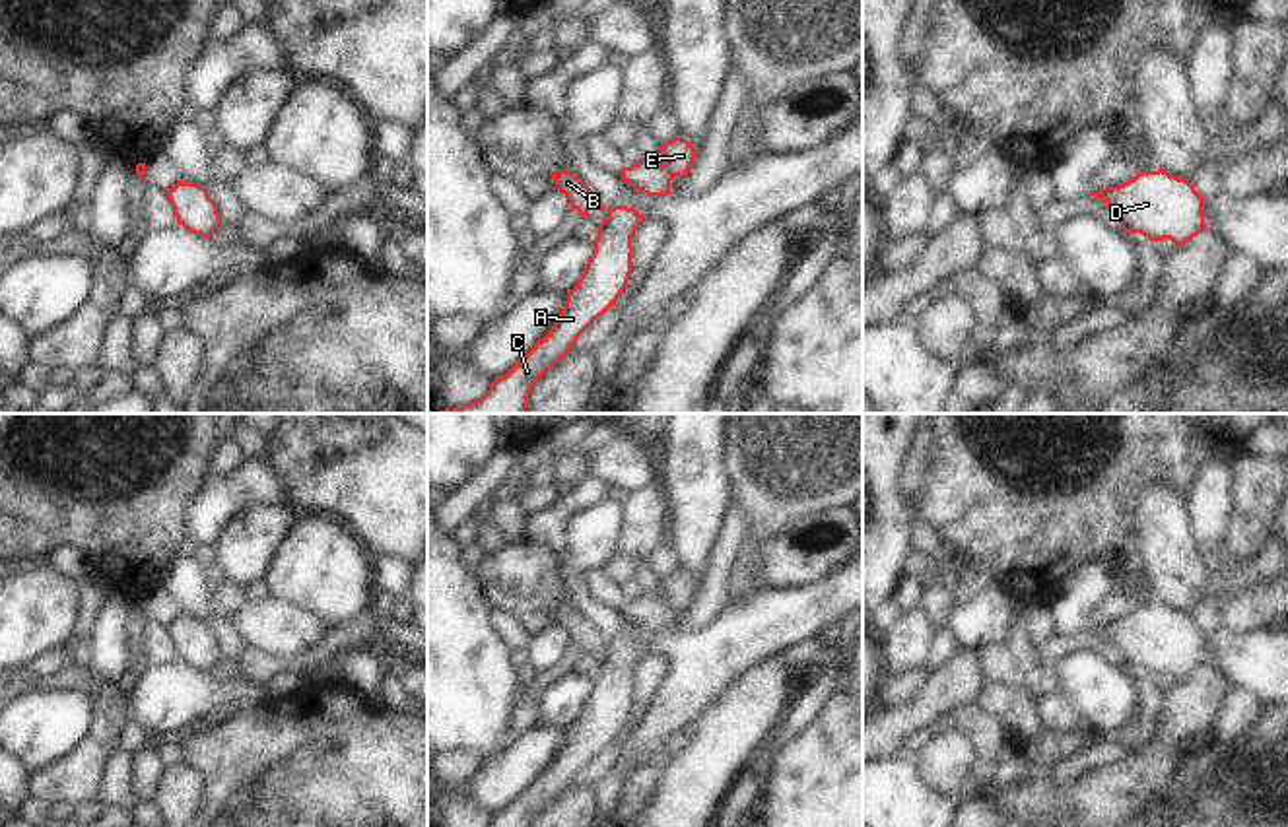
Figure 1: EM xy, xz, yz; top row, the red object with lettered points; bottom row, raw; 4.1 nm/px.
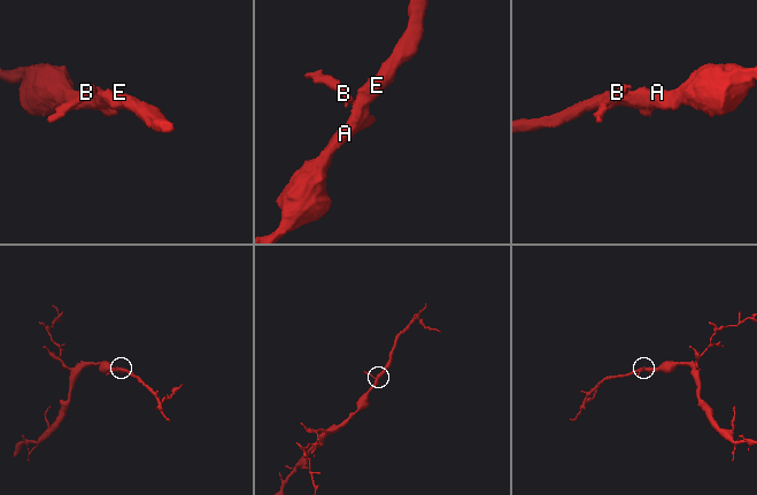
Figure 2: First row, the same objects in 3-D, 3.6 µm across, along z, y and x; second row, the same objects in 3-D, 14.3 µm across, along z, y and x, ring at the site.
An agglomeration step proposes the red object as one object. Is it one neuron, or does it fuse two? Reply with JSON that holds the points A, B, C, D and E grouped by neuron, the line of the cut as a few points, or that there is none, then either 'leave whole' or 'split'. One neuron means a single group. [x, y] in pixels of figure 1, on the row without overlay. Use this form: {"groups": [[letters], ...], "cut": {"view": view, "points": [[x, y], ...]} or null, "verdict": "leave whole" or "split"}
{"groups": [["A", "C", "D", "E"], ["B"]], "cut": {"view": "xz", "points": [[607, 653], [599, 666]]}, "verdict": "split"}

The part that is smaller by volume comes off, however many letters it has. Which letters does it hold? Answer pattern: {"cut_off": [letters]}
{"cut_off": ["B"]}

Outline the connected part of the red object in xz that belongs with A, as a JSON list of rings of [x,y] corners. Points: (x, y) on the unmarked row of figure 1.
[[[627,641],[608,645],[604,662],[593,676],[594,687],[552,765],[525,788],[507,810],[495,813],[488,827],[530,827],[577,773],[602,751],[622,730],[631,709],[631,672],[645,652]]]

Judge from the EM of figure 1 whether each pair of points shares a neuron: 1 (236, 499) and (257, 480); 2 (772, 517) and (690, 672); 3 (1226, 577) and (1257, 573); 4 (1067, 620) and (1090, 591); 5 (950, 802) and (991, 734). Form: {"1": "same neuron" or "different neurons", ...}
{"1": "same neuron", "2": "different neurons", "3": "same neuron", "4": "same neuron", "5": "same neuron"}

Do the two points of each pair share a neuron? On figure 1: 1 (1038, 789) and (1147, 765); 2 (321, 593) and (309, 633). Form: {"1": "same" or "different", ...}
{"1": "same", "2": "different"}

